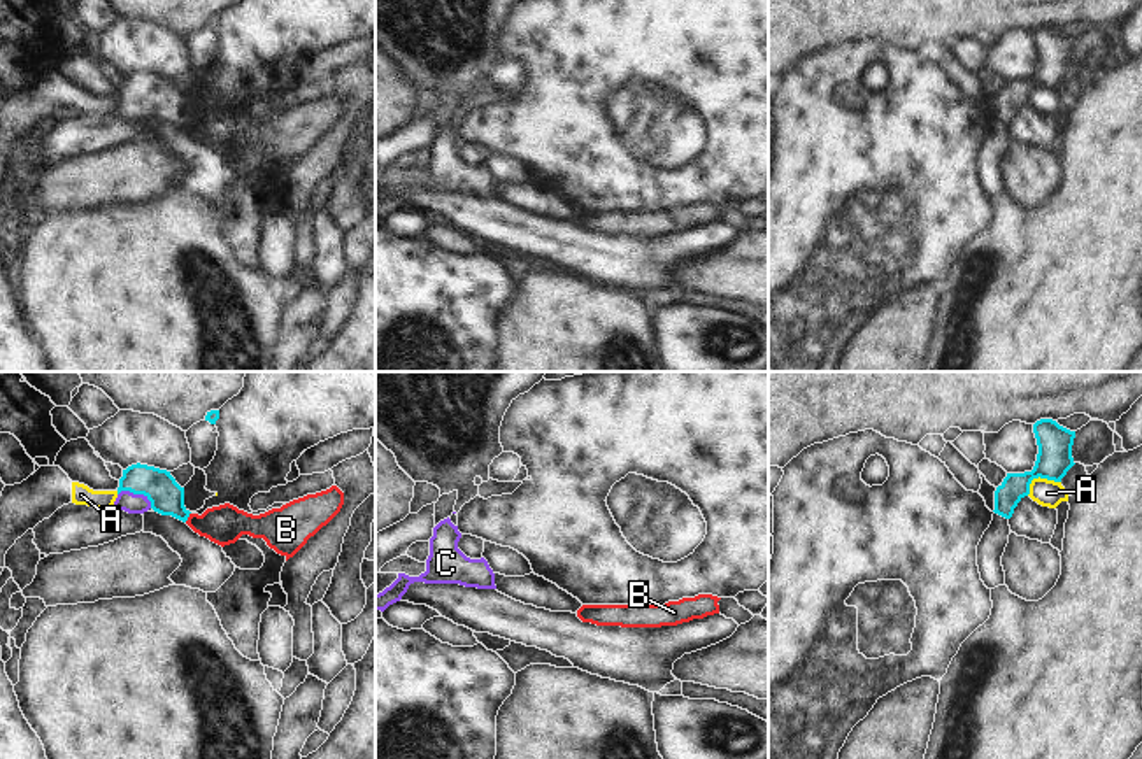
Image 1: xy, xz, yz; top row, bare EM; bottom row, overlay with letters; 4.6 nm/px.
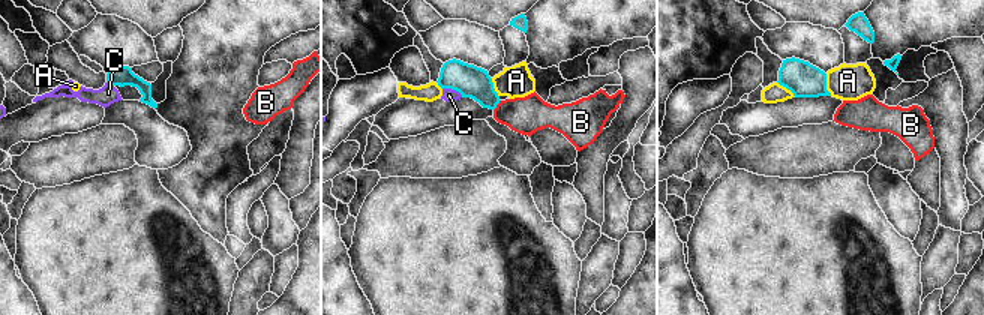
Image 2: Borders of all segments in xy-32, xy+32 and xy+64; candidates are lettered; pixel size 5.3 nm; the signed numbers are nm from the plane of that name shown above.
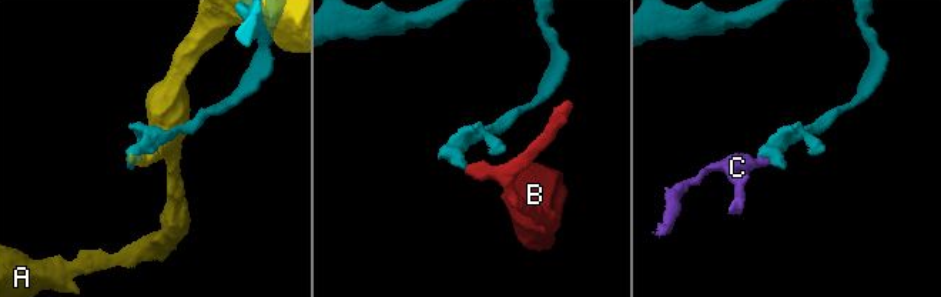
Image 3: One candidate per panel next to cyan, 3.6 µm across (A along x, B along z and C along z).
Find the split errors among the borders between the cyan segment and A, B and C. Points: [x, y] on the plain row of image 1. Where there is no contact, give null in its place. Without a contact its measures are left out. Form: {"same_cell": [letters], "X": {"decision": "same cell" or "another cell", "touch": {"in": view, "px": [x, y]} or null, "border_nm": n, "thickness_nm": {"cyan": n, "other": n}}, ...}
{"same_cell": ["C"], "A": {"decision": "another cell", "touch": {"in": "yz", "px": [1039, 83]}, "border_nm": 170, "thickness_nm": {"cyan": 160, "other": 130}}, "B": {"decision": "another cell", "touch": {"in": "xy", "px": [188, 123]}, "border_nm": 50, "thickness_nm": {"cyan": 160, "other": 180}}, "C": {"decision": "same cell", "touch": {"in": "xy", "px": [137, 100]}, "border_nm": 170, "thickness_nm": {"cyan": 160, "other": 100}}}

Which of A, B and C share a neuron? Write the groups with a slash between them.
A / B / C

